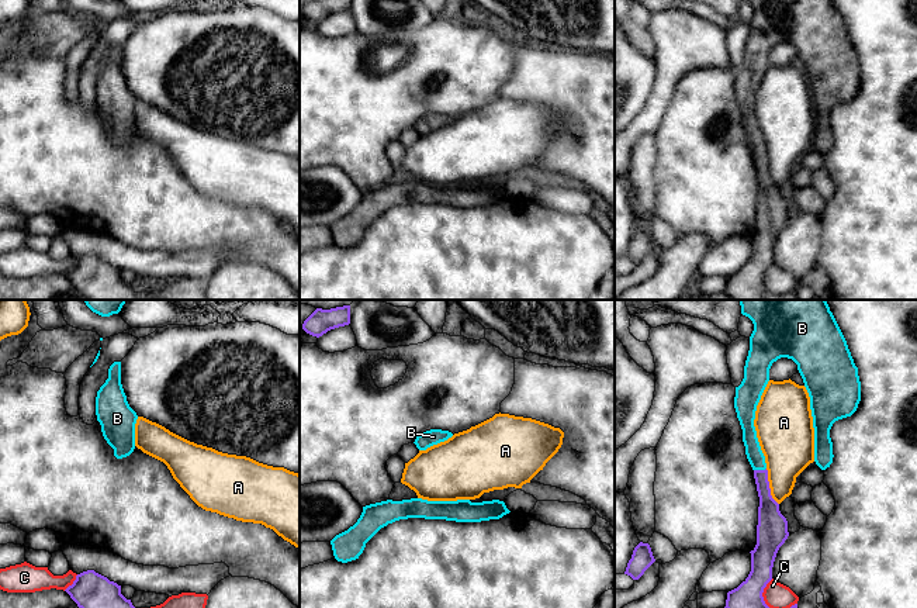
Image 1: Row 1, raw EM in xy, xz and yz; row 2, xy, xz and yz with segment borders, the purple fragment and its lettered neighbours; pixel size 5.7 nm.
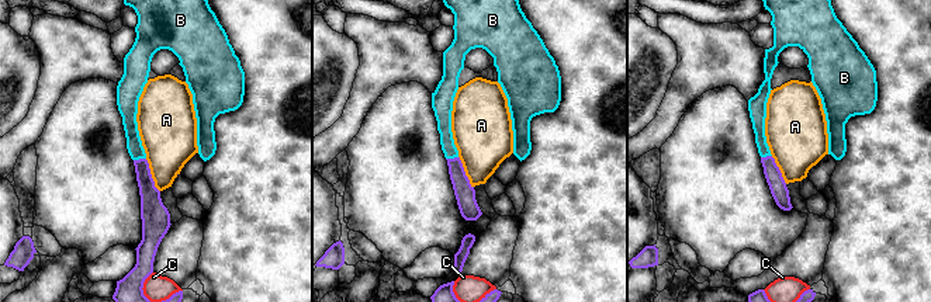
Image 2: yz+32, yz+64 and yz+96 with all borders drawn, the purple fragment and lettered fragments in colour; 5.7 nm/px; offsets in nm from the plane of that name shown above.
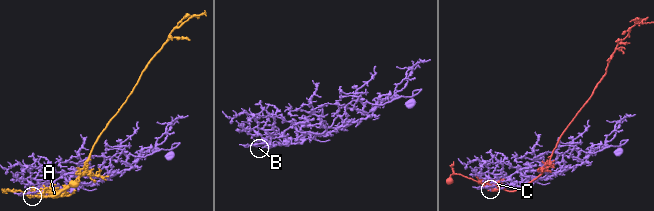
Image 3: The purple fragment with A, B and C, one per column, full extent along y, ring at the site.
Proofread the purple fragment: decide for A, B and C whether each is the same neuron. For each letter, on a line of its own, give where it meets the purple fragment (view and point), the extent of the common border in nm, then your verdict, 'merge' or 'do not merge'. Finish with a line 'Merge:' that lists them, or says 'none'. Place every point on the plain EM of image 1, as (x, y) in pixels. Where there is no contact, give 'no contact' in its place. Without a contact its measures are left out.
A: contact yz (768, 172); length 220 nm; do not merge
B: contact yz (760, 155); length 70 nm; merge
C: contact xy (73, 268); length 130 nm; do not merge
Merge: B

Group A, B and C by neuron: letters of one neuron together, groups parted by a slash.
A / B / C

